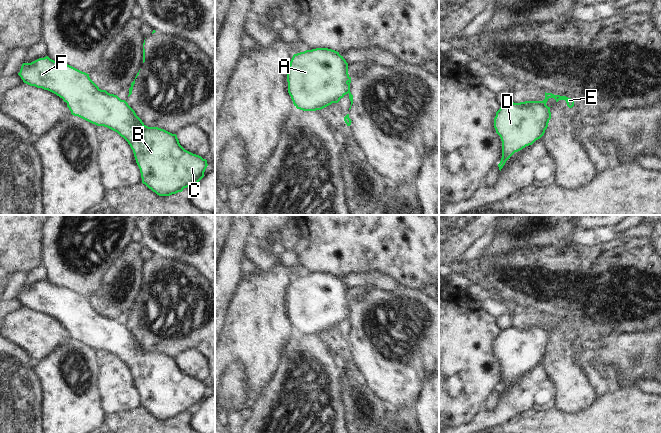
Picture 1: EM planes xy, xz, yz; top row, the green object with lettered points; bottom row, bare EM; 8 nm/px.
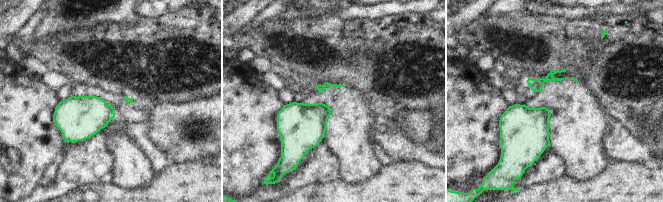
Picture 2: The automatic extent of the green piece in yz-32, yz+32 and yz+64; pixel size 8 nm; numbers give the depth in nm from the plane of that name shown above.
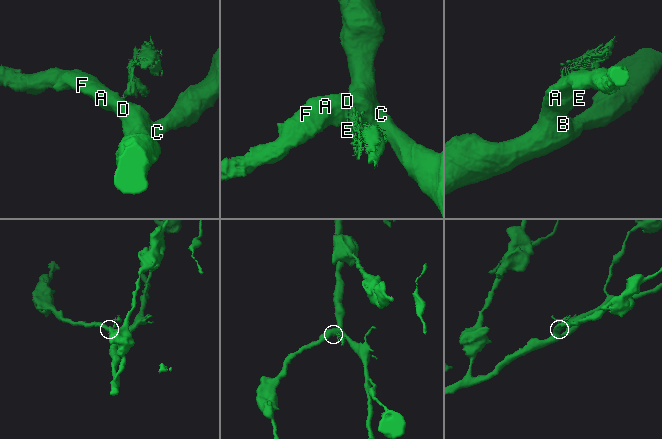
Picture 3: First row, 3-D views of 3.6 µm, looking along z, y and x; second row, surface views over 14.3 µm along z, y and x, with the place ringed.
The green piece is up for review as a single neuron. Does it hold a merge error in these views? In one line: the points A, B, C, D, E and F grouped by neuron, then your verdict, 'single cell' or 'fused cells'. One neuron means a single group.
A B C D F / E | fused cells

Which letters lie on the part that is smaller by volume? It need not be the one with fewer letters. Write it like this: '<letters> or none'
E.

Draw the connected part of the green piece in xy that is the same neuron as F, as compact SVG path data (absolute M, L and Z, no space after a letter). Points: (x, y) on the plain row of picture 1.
M46 280L31 287L23 287L18 299L24 307L48 314L62 322L72 339L97 350L107 351L123 361L133 374L142 407L157 419L170 420L182 416L184 412L195 410L204 401L208 390L206 383L185 374L176 358L146 350L125 324L101 314L89 298Z

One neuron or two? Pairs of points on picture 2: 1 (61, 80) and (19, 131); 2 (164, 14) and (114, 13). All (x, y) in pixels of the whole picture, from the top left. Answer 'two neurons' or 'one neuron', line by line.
1: two neurons
2: two neurons

